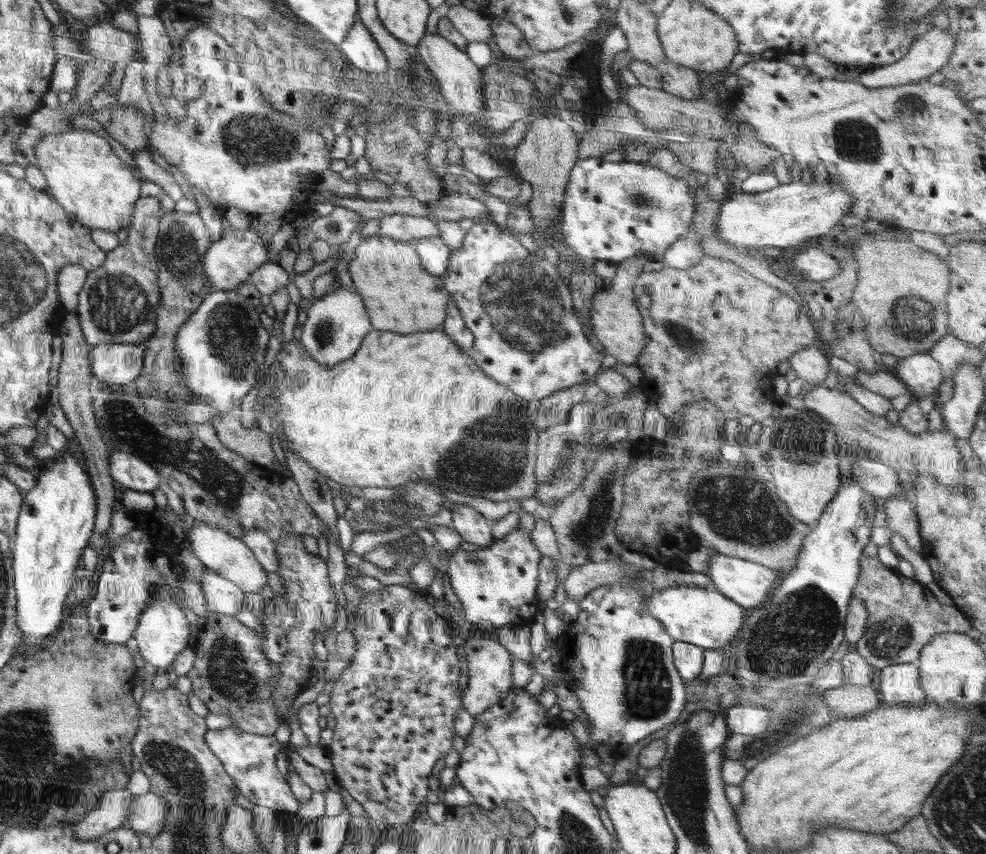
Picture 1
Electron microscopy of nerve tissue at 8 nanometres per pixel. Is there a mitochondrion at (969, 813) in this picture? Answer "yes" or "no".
yes

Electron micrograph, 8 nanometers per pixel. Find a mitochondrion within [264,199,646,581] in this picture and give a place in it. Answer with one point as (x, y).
(522, 302)

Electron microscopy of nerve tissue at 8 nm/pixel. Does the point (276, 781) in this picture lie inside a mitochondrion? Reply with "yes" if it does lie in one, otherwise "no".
no

